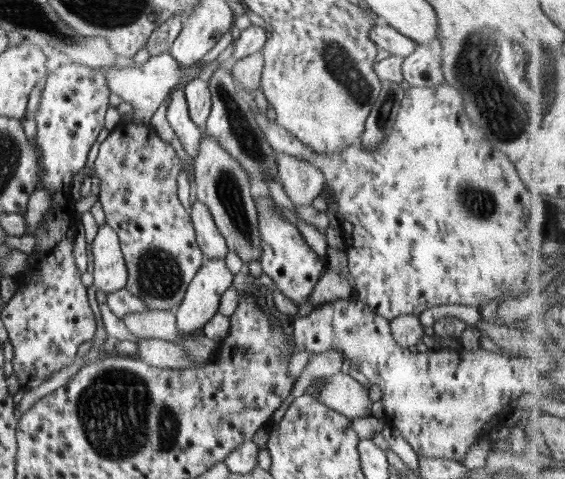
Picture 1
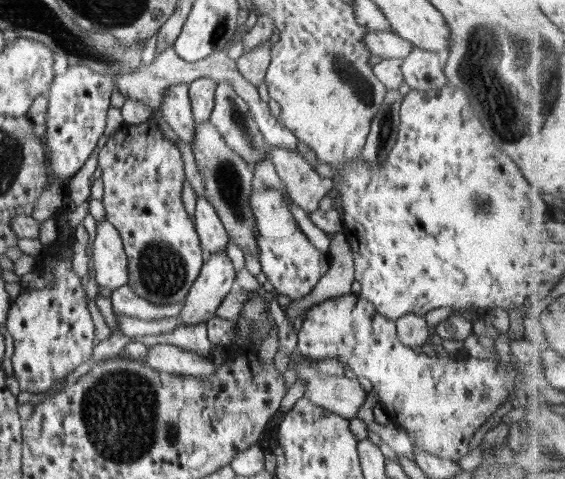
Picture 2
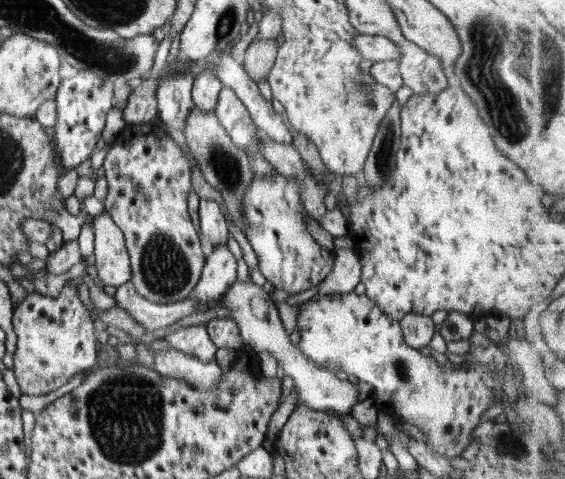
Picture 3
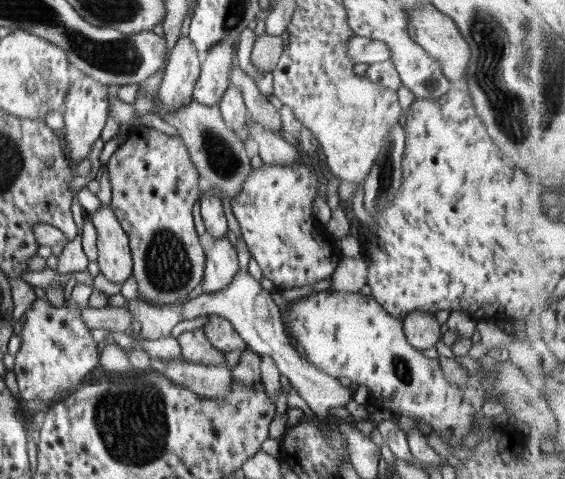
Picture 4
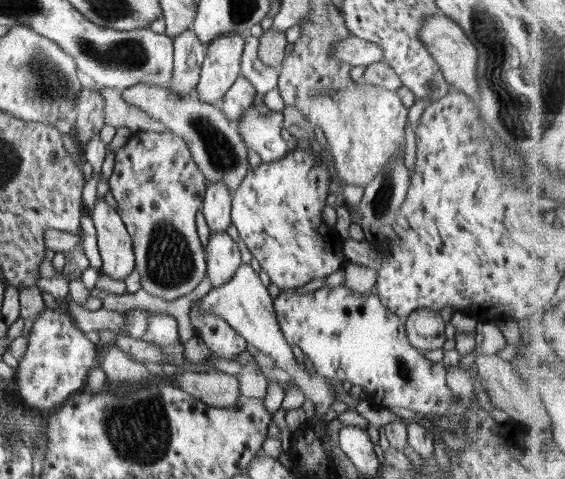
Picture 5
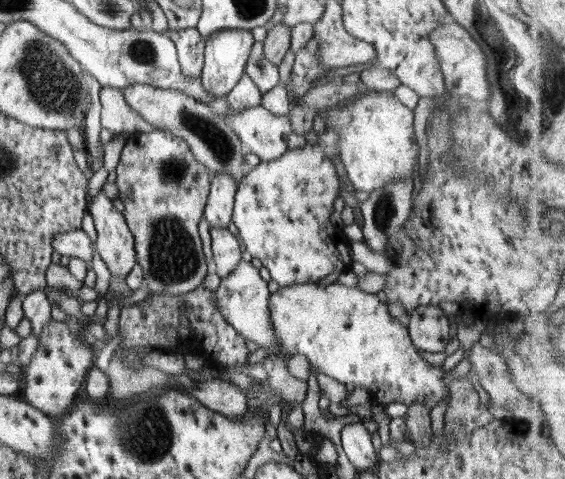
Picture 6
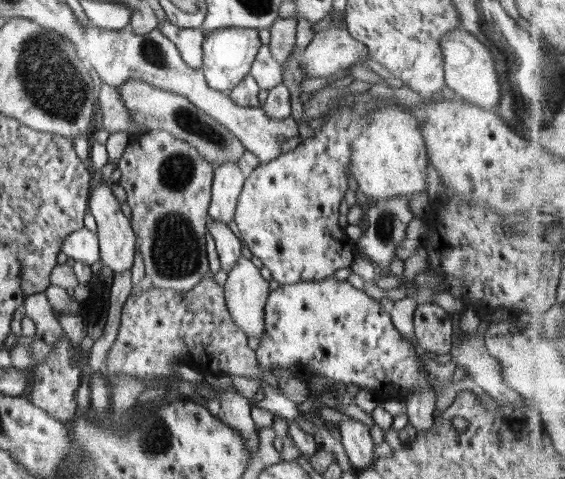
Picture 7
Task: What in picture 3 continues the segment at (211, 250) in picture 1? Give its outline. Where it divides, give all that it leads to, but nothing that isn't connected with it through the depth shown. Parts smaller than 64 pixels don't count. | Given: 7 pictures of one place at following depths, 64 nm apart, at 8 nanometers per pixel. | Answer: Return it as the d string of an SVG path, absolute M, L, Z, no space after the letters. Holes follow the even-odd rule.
M200 200L198 214L200 234L212 244L213 248L226 244L230 233L220 204L213 200Z

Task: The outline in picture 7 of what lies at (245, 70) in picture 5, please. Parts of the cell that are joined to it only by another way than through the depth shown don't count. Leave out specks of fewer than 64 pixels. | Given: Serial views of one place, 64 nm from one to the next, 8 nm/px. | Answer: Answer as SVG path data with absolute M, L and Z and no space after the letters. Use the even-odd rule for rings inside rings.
M258 30L262 45L258 48L258 53L256 53L252 67L250 67L250 76L253 76L257 86L264 91L270 91L282 83L281 64L272 58L272 52L270 52L268 45L270 33L268 30Z

